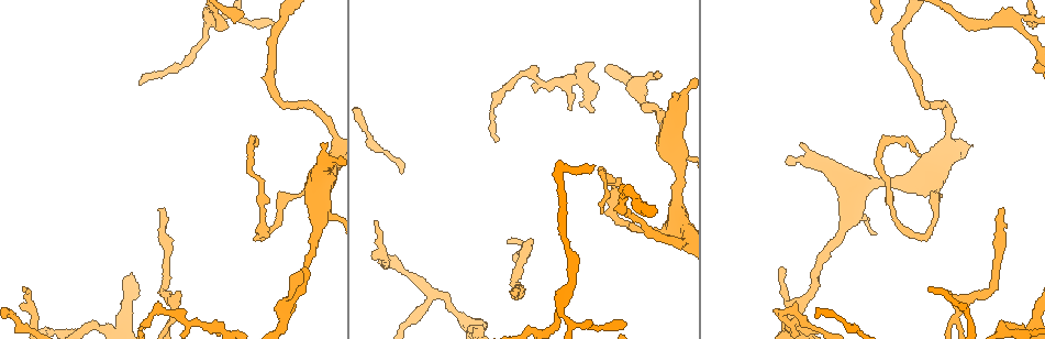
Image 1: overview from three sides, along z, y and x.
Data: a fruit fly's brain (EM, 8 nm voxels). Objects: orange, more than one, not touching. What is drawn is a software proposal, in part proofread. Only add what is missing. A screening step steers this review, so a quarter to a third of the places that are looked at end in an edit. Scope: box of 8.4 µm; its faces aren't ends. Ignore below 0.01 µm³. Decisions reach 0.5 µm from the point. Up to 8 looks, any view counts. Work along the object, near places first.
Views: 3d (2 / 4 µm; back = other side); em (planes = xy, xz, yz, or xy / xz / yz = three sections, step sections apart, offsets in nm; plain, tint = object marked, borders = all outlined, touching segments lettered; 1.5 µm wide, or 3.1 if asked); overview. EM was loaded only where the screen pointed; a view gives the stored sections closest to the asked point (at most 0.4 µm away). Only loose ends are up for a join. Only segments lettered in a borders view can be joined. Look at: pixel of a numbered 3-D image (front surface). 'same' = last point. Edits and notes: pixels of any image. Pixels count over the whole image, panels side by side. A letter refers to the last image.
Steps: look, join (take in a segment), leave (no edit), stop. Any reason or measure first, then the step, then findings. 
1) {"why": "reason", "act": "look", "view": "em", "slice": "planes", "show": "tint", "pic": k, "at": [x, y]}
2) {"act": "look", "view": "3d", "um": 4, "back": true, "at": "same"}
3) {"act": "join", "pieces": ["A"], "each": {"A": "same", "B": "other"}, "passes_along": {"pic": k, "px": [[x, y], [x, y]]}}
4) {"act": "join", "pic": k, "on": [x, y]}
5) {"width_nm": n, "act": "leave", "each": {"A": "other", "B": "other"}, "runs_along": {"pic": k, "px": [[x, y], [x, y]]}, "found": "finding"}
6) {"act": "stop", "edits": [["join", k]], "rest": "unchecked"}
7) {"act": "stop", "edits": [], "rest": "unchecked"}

{"why": "free end", "act": "look", "view": "em", "slice": "planes", "show": "borders", "pic": 1, "at": [873, 19]}

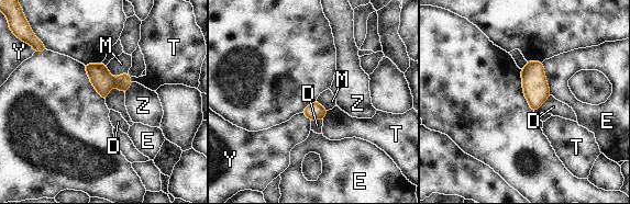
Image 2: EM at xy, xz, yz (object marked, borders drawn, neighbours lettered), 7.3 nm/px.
{"act": "leave", "each": {"D": "other", "E": "other", "M": "other", "T": "other", "Y": "other", "Z": "other"}, "border": {"pic": 2, "px": [[106, 65], [114, 77], [128, 71]]}, "found": "none of them fits"}

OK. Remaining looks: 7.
{"why": "long arm stops here", "act": "look", "view": "em", "slice": "xy", "step": 4, "show": "borders", "pic": 1, "at": [163, 209]}

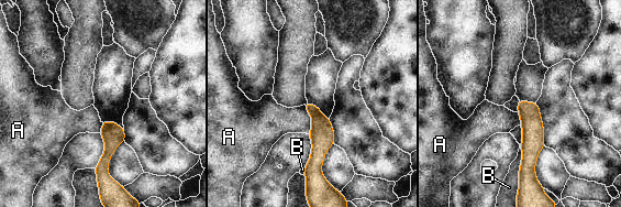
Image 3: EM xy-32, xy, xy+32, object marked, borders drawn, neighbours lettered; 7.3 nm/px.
{"why": "cut it another way", "act": "look", "view": "em", "slice": "planes", "show": "borders", "at": "same"}

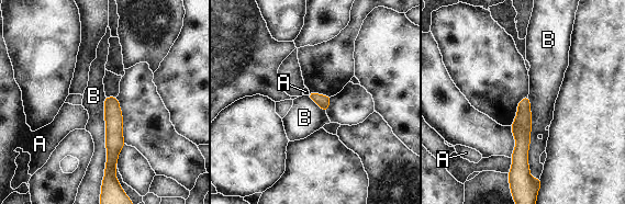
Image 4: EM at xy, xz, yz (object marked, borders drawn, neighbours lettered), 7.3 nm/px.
{"act": "leave", "each": {"A": "other", "B": "other"}, "runs_along": {"pic": 4, "px": [[113, 99], [113, 151], [108, 167]]}, "found": "no lettered segment goes on from it"}

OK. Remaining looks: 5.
{"why": "free end", "act": "look", "view": "em", "slice": "yz", "step": 4, "show": "tint", "pic": 1, "at": [25, 288]}

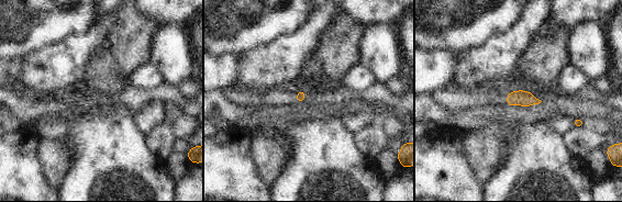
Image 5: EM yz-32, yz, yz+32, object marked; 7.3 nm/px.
{"act": "look", "view": "em", "slice": "yz", "step": 4, "show": "borders", "at": "same"}

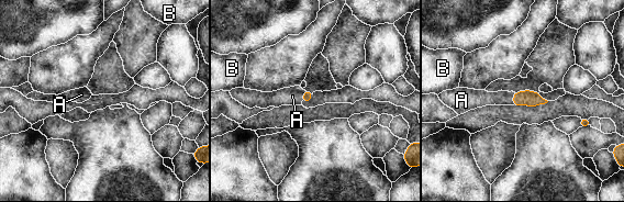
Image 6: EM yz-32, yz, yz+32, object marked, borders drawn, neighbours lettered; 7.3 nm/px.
{"act": "join", "pieces": ["A"], "each": {"A": "same", "B": "other"}, "found": "it goes on there"}

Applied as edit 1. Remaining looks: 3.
{"act": "stop", "edits": [["join", 6]], "rest": "unchecked"}

